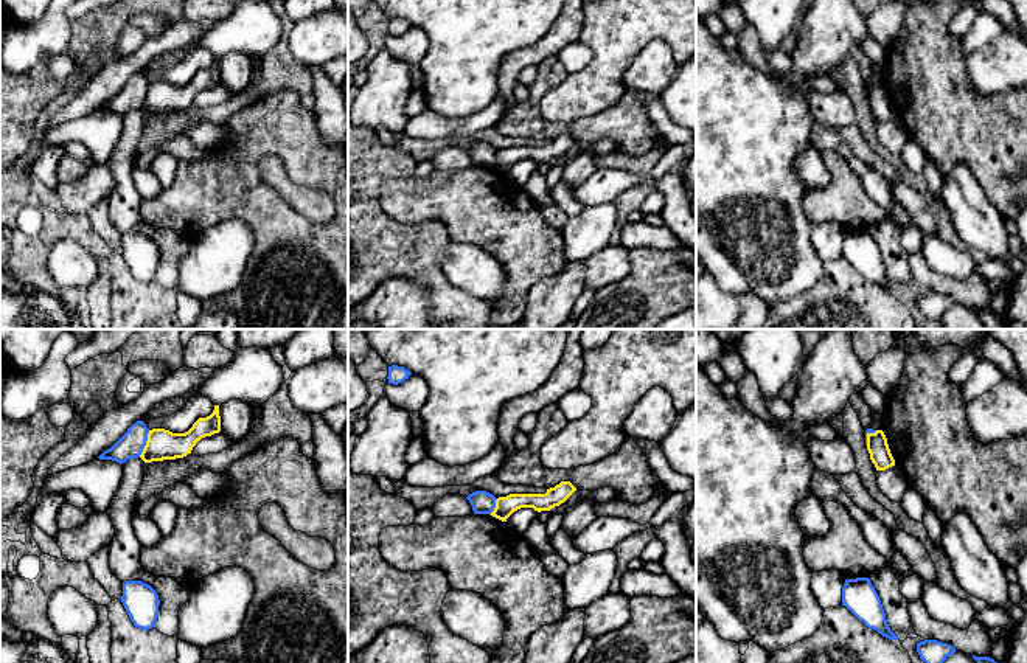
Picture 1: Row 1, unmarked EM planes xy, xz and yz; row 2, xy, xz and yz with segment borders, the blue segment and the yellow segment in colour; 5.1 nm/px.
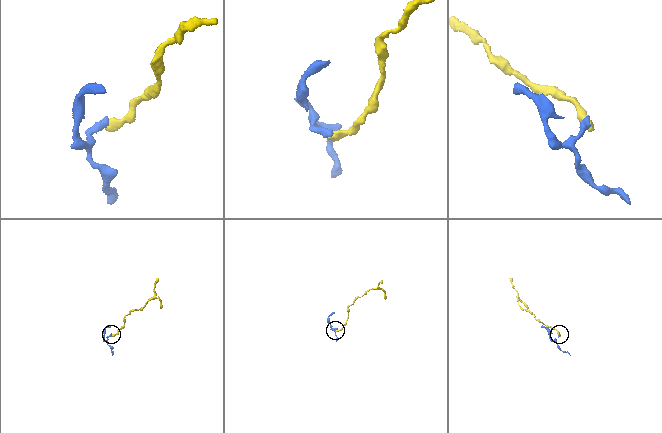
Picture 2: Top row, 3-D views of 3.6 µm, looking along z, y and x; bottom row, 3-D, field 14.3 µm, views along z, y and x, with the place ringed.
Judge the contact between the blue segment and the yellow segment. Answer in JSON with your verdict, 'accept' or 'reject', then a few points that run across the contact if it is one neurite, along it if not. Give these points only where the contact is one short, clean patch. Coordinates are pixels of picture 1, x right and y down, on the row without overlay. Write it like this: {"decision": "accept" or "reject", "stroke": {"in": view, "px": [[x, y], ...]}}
{"decision": "reject", "stroke": {"in": "xy", "px": [[149, 83], [146, 97], [139, 107]]}}

